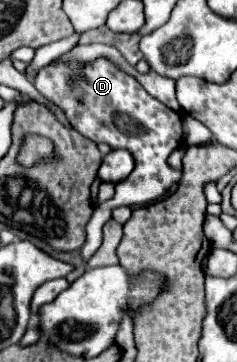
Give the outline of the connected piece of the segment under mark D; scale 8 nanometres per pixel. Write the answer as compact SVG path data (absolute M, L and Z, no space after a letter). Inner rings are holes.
M108 60L96 62L72 62L72 64L48 64L34 78L34 86L42 92L50 102L58 104L70 124L92 142L106 142L110 148L126 148L132 152L136 160L136 168L130 178L116 184L116 194L112 200L99 203L94 208L86 226L86 244L80 248L80 256L84 262L92 258L92 254L100 248L103 240L102 229L112 217L116 206L142 206L152 200L158 200L162 194L170 190L172 184L180 180L180 174L168 166L168 156L182 144L182 128L180 114L172 112L168 106L160 104L128 74L120 72ZM74 80L76 86L70 84Z

